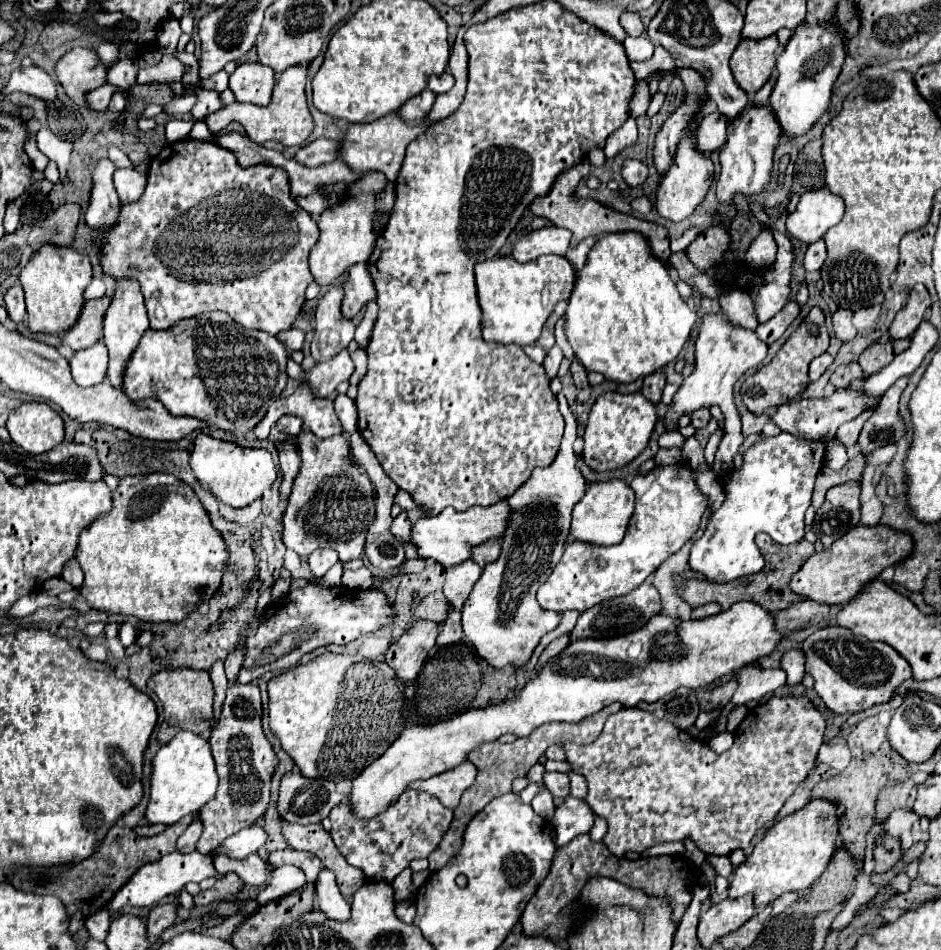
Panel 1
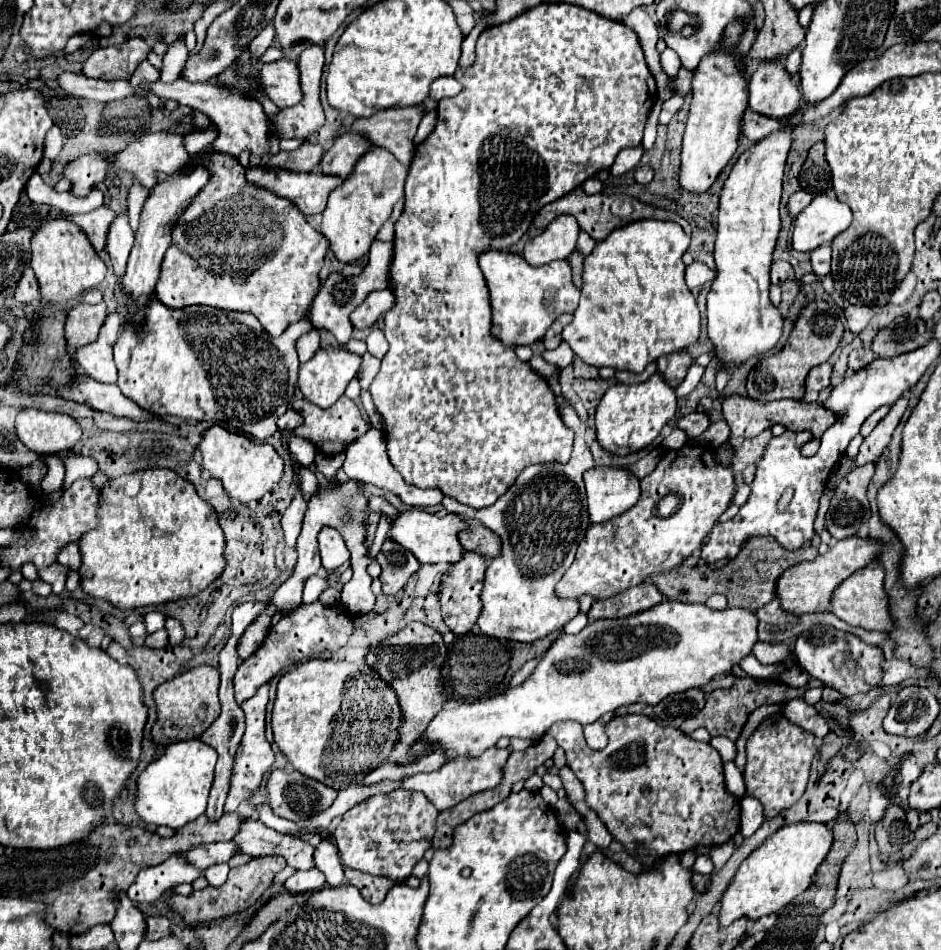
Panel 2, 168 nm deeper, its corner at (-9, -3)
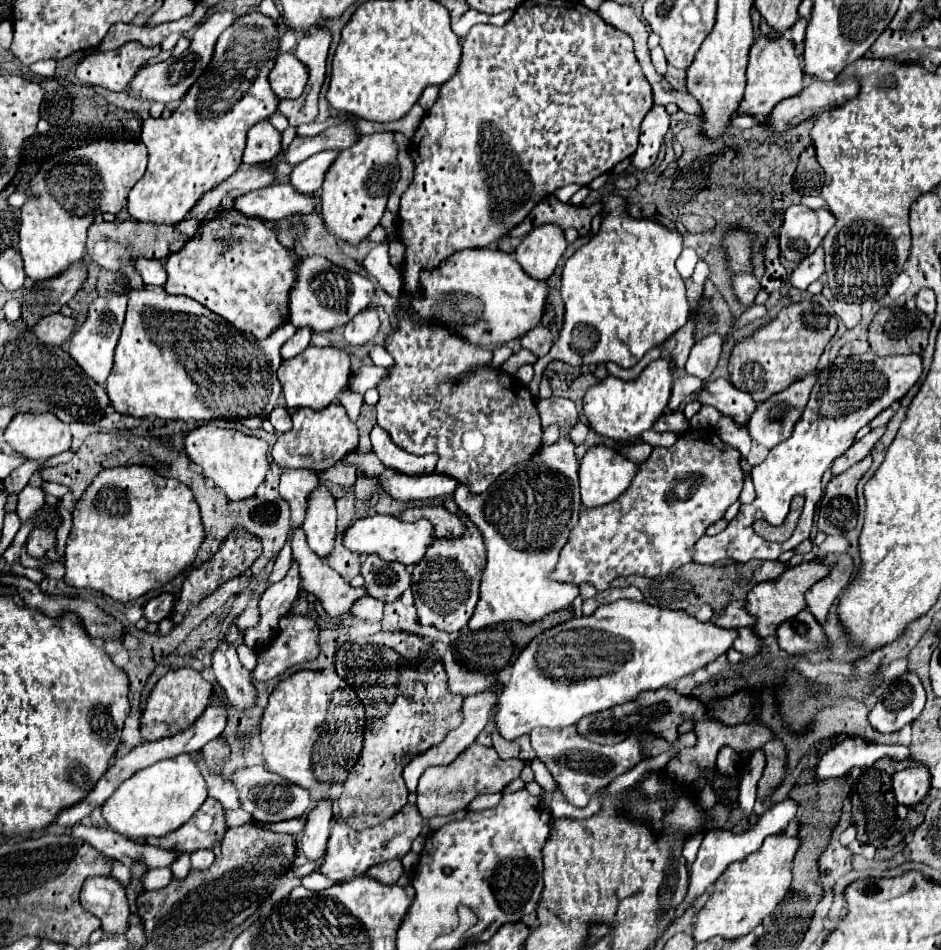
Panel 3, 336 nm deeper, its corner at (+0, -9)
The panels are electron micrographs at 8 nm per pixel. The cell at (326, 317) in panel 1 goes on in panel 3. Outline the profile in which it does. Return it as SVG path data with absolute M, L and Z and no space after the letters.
M309 257L299 261L299 279L289 297L289 321L299 329L309 327L317 333L327 333L343 327L353 315L371 305L375 285L369 277L349 273L343 267L329 263L325 257Z

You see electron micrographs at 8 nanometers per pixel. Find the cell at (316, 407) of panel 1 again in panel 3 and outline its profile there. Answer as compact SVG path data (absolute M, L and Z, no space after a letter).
M335 399L331 405L327 405L327 409L321 409L321 411L297 409L291 413L291 419L293 419L293 429L287 433L281 433L271 451L273 459L281 467L291 467L291 469L305 467L321 473L333 467L335 463L339 463L347 453L357 449L357 441L359 441L357 425L349 419L339 399Z

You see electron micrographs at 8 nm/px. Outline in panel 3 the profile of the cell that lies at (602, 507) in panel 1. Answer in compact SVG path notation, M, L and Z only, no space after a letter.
M603 445L591 447L579 467L583 507L595 509L617 501L617 497L629 489L635 473L637 465L627 457Z

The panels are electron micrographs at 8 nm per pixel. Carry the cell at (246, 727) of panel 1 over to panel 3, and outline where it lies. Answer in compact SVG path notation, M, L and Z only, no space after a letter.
M225 641L219 643L213 653L213 671L219 685L227 693L229 703L237 711L245 711L257 705L257 691L251 673L239 663L235 645L227 645Z

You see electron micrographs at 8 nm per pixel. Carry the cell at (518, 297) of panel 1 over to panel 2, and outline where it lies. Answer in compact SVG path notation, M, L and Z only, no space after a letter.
M486 251L478 257L478 263L490 291L492 333L508 347L532 345L542 339L556 317L572 313L572 309L578 307L580 291L572 283L568 261L552 261L542 267L532 267L516 253Z

